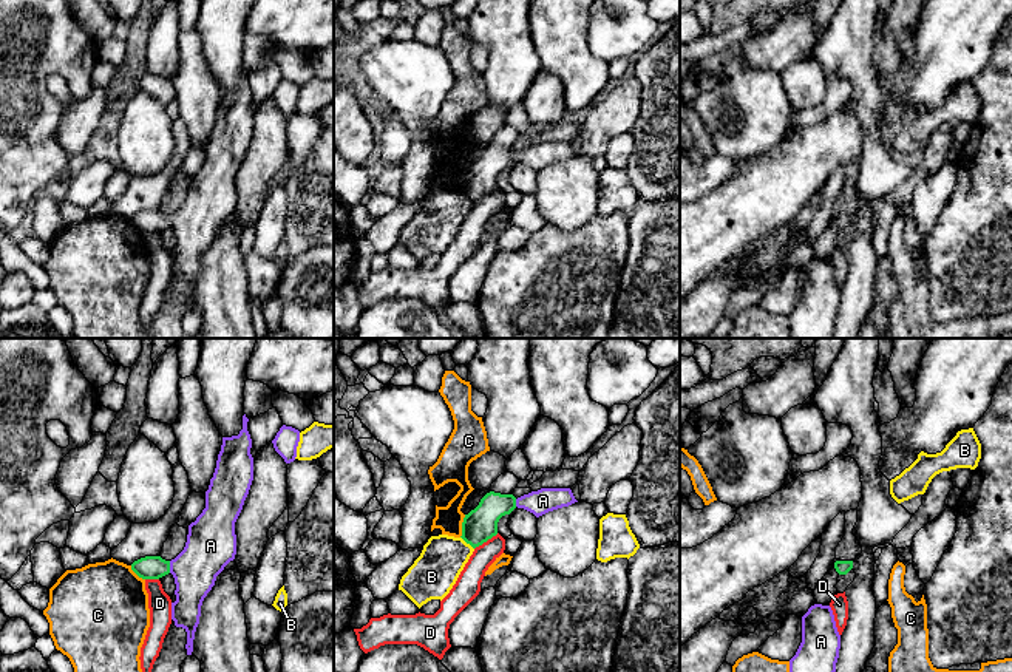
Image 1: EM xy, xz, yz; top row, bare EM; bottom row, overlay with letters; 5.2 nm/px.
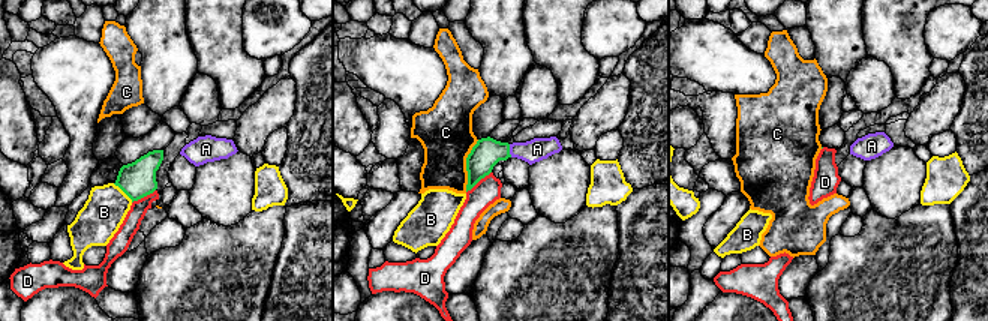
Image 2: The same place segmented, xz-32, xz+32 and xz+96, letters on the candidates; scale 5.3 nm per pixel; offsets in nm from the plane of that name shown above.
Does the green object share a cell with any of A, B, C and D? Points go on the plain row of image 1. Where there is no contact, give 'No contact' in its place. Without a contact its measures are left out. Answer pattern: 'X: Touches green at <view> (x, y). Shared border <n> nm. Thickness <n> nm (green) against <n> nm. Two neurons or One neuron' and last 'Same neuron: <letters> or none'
A: Touches green at xy (169, 221). Shared border 60 nm. Thickness 130 nm (green) against 260 nm. One neuron
B: Touches green at xz (467, 196). Shared border 100 nm. Thickness 180 nm (green) against 240 nm. Two neurons
C: Touches green at xz (462, 179). Shared border 120 nm. Thickness 180 nm (green) against 140 nm. Two neurons
D: Touches green at xz (485, 195). Shared border 150 nm. Thickness 180 nm (green) against 130 nm. Two neurons
Same neuron: A

